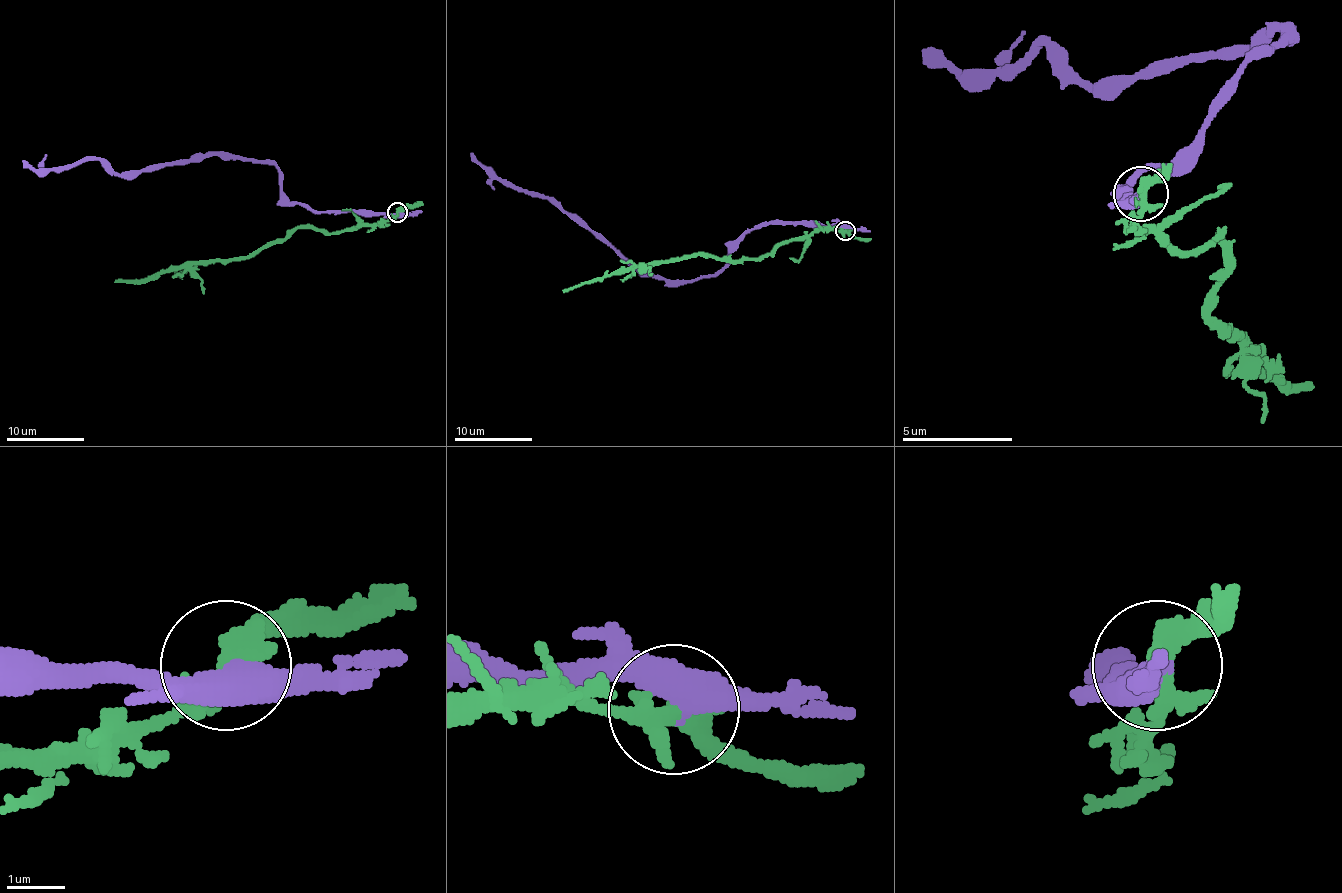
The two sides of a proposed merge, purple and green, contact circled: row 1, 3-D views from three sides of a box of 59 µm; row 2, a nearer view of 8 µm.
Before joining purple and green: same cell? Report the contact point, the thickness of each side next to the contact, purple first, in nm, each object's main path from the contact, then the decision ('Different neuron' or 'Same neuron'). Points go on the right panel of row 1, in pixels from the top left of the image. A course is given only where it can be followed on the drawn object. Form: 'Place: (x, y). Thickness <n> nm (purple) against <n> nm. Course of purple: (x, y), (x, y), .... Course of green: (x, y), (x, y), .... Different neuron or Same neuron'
Place: (1141, 194). Thickness 460 nm (purple) against 400 nm. Course of purple: (1139, 192), (1123, 192), (1283, 38), (1090, 87), (1045, 43), (1007, 71), (924, 49). Course of green: (1139, 192), (1139, 225), (1172, 253), (1205, 247), (1216, 236), (1222, 269), (1216, 319), (1283, 385), (1310, 391). Different neuron

